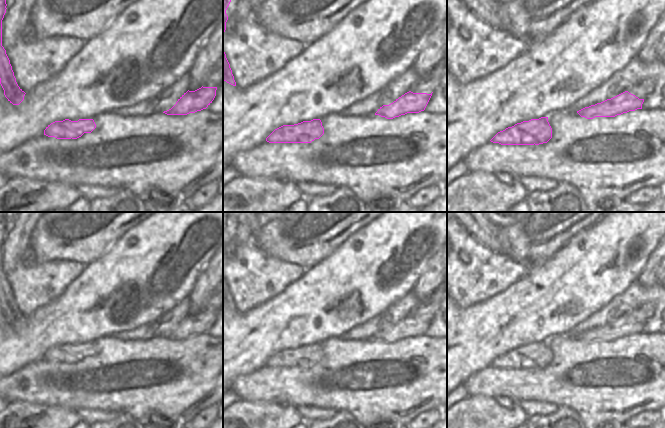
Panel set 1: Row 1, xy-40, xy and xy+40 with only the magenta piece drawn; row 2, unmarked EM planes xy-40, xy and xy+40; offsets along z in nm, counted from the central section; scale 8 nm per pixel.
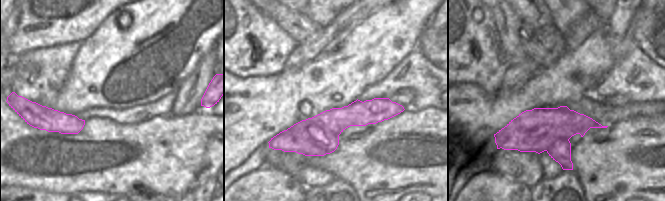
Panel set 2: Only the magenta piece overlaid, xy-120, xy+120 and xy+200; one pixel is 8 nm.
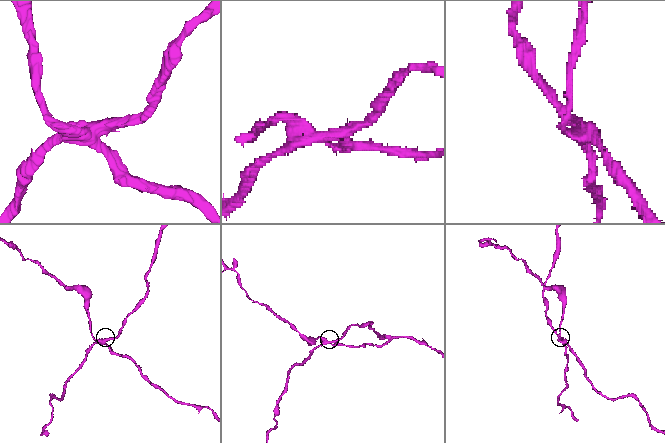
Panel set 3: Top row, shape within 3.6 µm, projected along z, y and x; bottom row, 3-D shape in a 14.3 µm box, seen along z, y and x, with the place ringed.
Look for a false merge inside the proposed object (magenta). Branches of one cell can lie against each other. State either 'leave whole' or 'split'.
split

